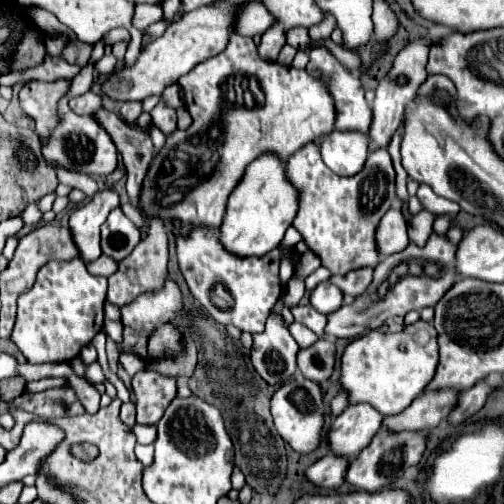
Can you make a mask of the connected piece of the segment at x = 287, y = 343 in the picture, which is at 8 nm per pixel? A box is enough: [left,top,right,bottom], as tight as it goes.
[250,314,300,386]

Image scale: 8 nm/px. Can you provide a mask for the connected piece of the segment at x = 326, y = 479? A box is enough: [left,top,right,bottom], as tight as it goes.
[306,454,350,488]

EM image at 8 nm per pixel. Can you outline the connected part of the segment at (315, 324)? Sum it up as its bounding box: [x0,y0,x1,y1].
[290,305,327,338]

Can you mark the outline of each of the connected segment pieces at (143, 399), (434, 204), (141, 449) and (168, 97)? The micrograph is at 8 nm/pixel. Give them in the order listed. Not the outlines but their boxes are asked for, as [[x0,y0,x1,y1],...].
[[132,370,176,426],[418,184,460,217],[136,444,154,466],[162,84,182,108]]

